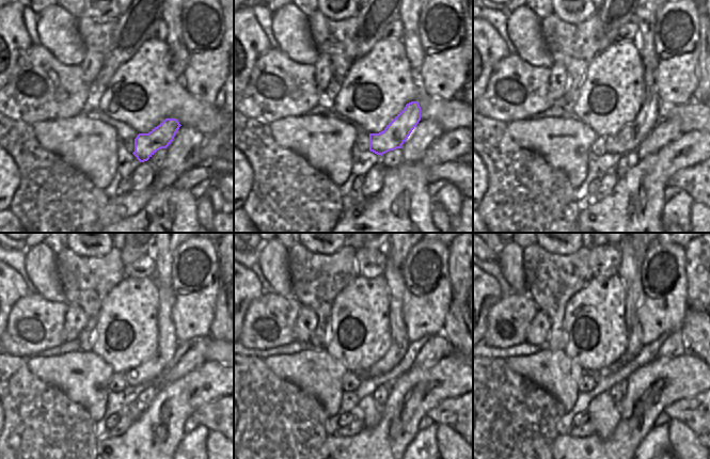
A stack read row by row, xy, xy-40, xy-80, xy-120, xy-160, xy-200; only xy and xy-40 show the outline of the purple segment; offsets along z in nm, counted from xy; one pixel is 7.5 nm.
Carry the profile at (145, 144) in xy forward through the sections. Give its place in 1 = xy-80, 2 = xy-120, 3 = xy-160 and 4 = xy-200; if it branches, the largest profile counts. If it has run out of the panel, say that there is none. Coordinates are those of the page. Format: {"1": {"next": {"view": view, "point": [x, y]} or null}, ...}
{"1": {"next": {"view": "xy-80", "point": [628, 139]}}, "2": {"next": {"view": "xy-120", "point": [146, 373]}}, "3": {"next": {"view": "xy-160", "point": [392, 275]}}, "4": {"next": {"view": "xy-200", "point": [629, 270]}}}

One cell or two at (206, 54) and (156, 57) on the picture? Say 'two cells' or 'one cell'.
two cells

